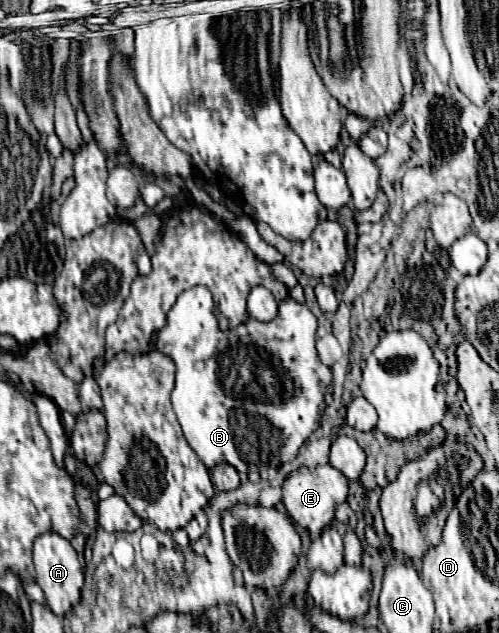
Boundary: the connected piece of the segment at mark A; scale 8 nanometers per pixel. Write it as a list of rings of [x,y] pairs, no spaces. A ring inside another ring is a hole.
[[[47,531],[35,539],[33,563],[35,563],[35,571],[37,571],[35,581],[43,589],[47,605],[51,607],[51,611],[57,617],[65,617],[73,609],[73,605],[79,603],[81,587],[84,586],[84,573],[79,565],[79,559],[77,559],[77,551],[65,537],[61,537],[59,533]]]

